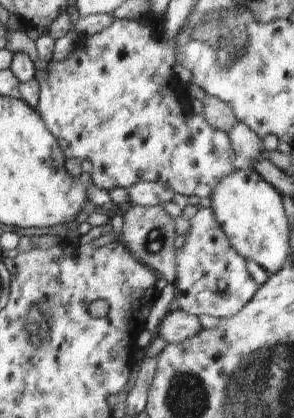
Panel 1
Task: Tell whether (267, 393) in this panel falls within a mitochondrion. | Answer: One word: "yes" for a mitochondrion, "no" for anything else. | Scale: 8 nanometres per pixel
yes

